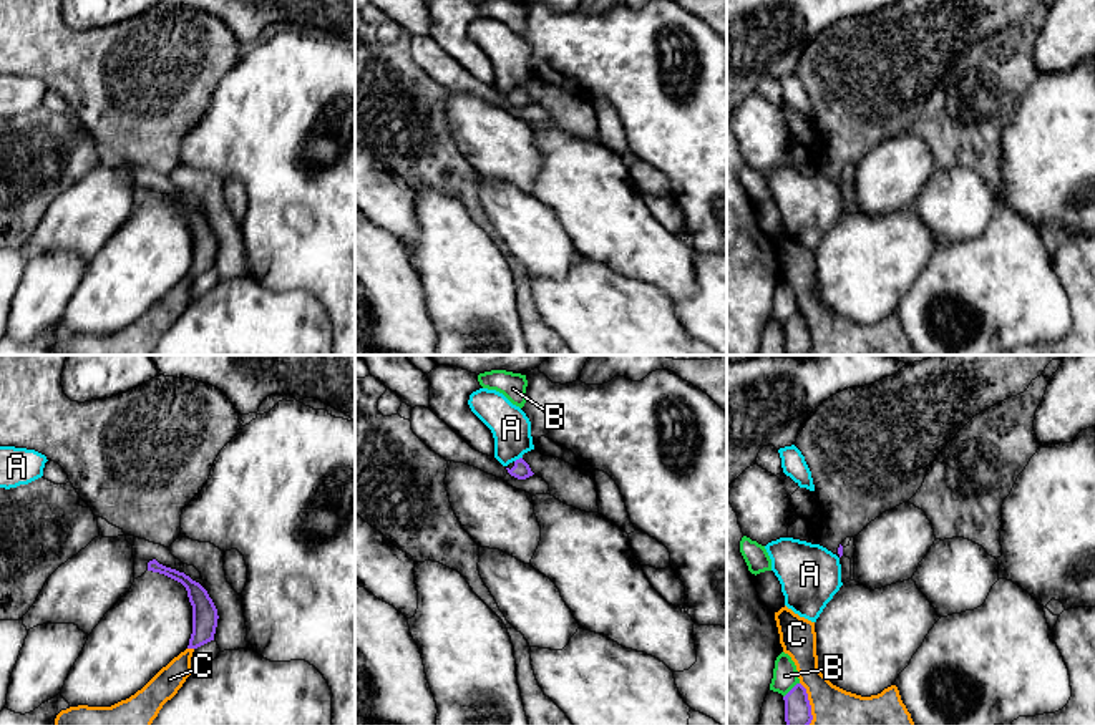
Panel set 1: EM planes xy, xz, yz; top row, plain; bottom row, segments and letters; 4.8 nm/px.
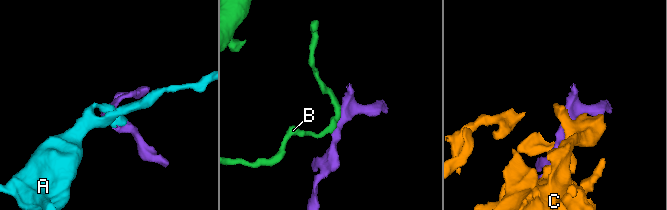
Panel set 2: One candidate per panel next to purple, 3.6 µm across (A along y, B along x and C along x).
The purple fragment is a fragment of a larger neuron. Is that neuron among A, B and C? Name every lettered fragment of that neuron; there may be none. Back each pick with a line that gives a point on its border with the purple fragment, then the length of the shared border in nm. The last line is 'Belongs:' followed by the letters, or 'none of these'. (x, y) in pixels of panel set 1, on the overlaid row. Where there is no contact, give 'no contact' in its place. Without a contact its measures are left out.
Belongs: none of these

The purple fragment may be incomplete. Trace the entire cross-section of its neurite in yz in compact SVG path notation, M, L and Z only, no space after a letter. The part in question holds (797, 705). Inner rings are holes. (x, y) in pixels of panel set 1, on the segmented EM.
M796 684L785 697L786 725L810 725L813 720L806 689Z

